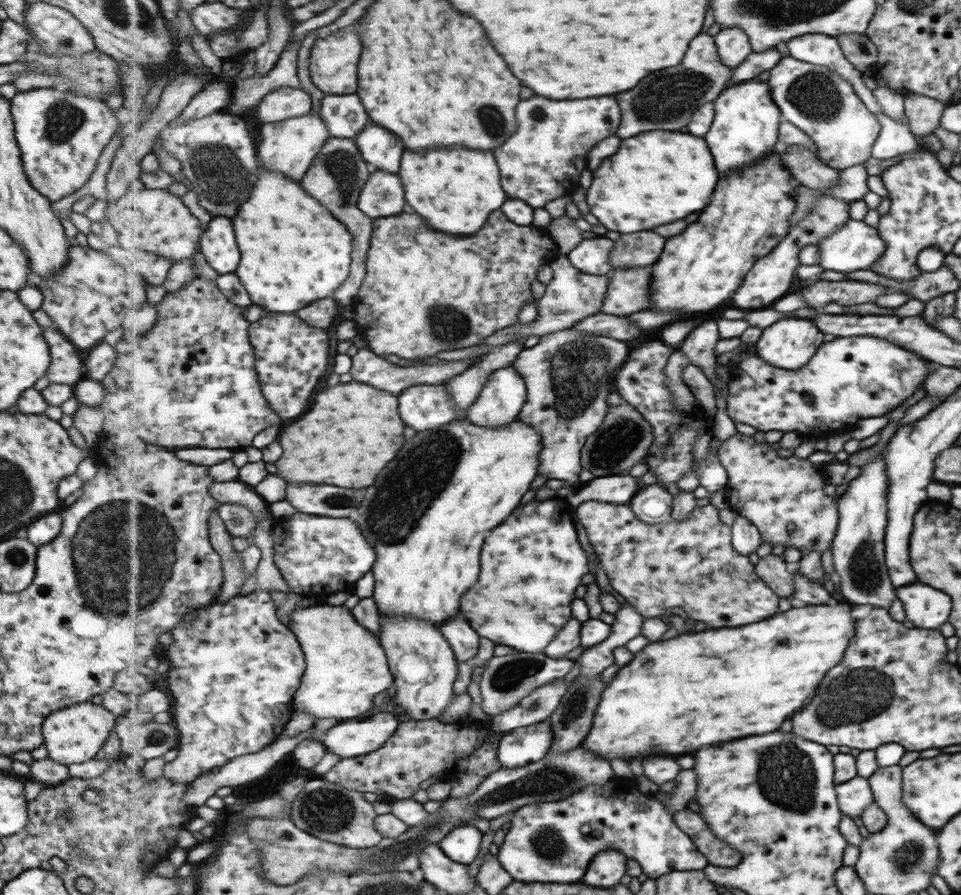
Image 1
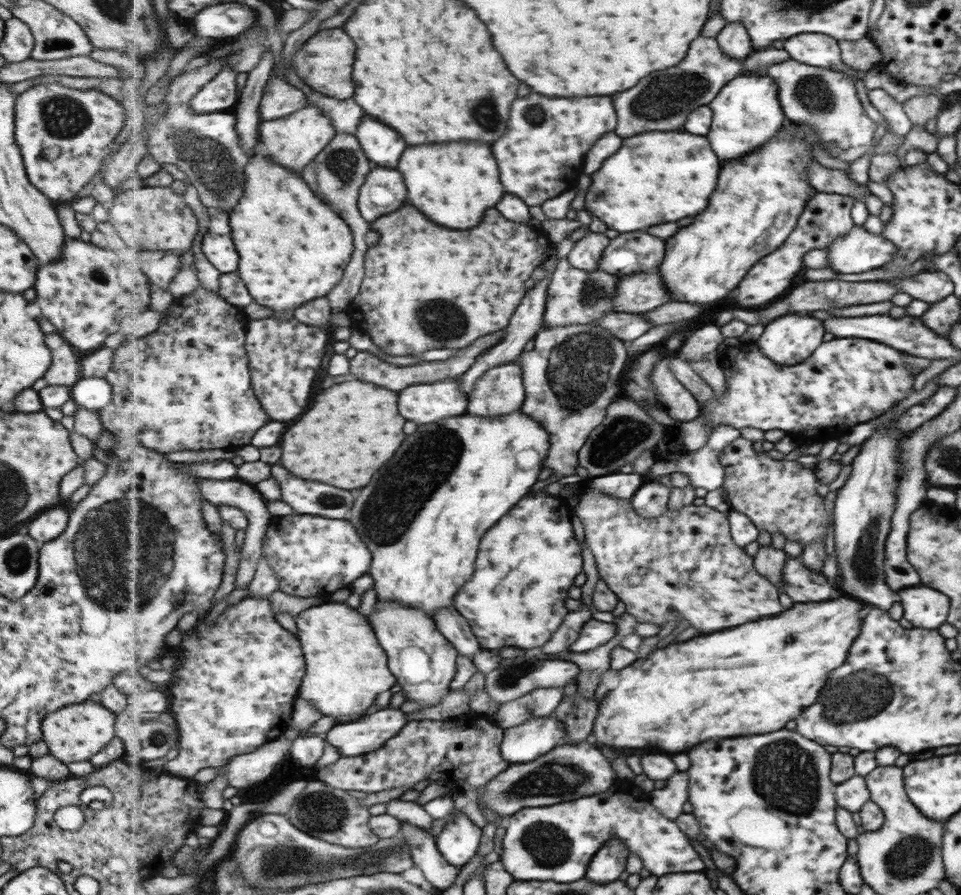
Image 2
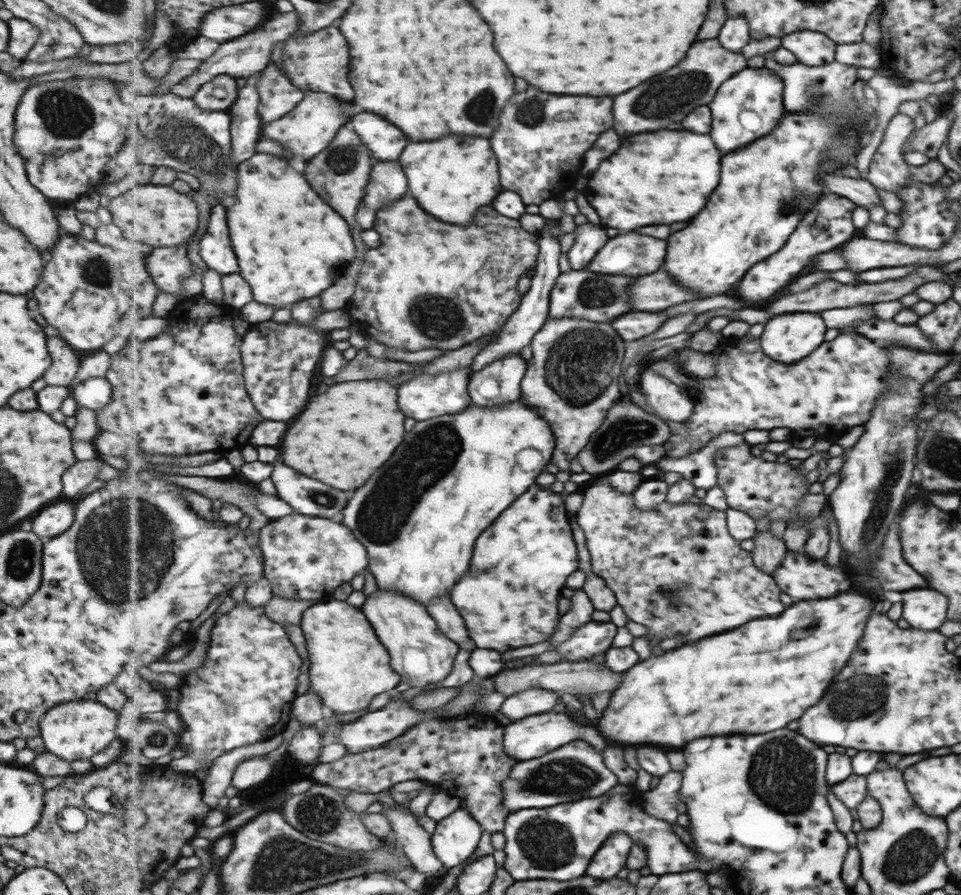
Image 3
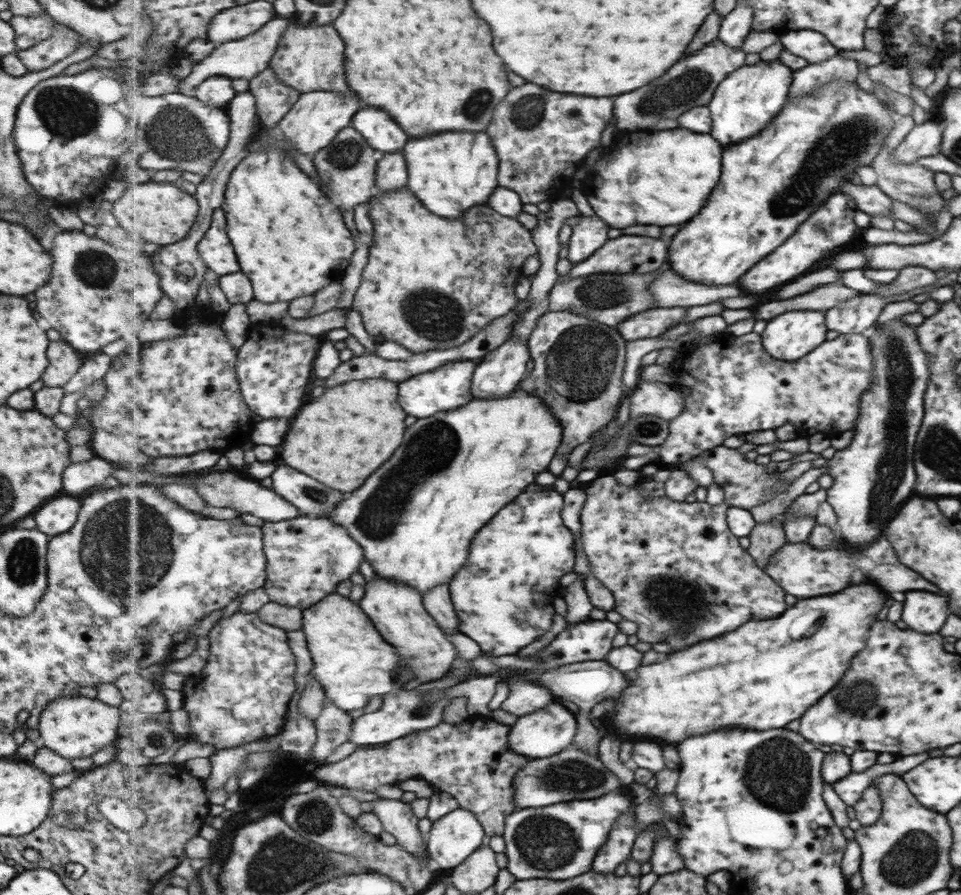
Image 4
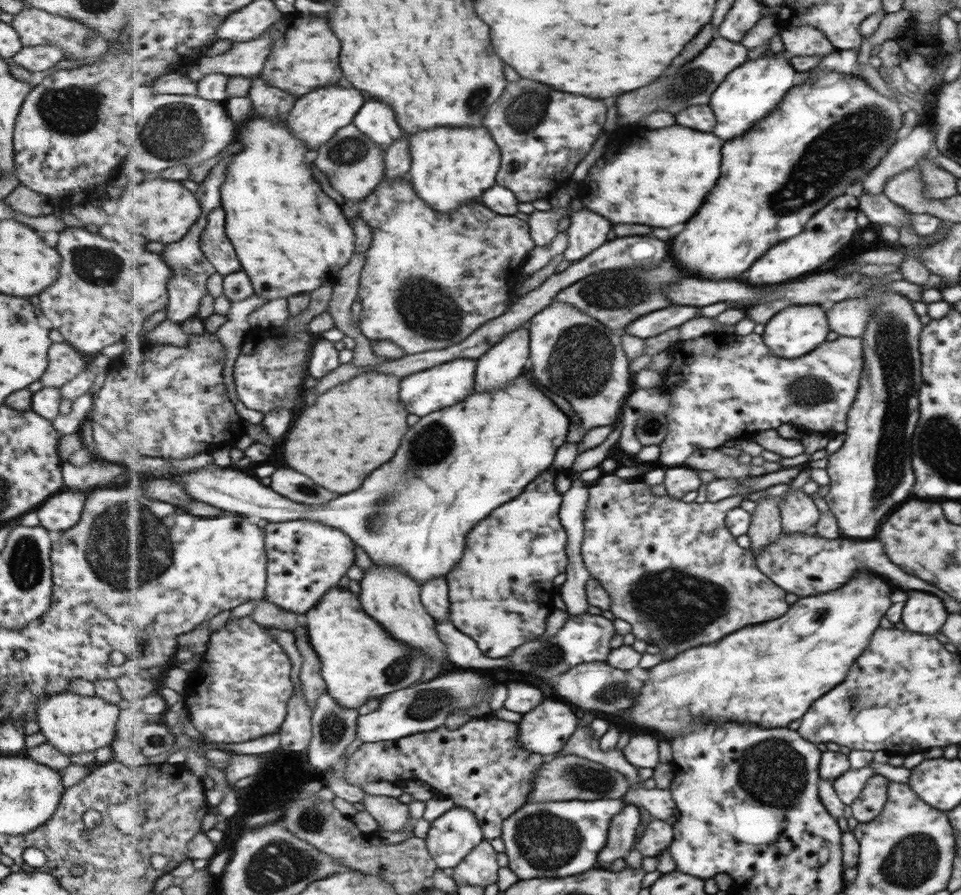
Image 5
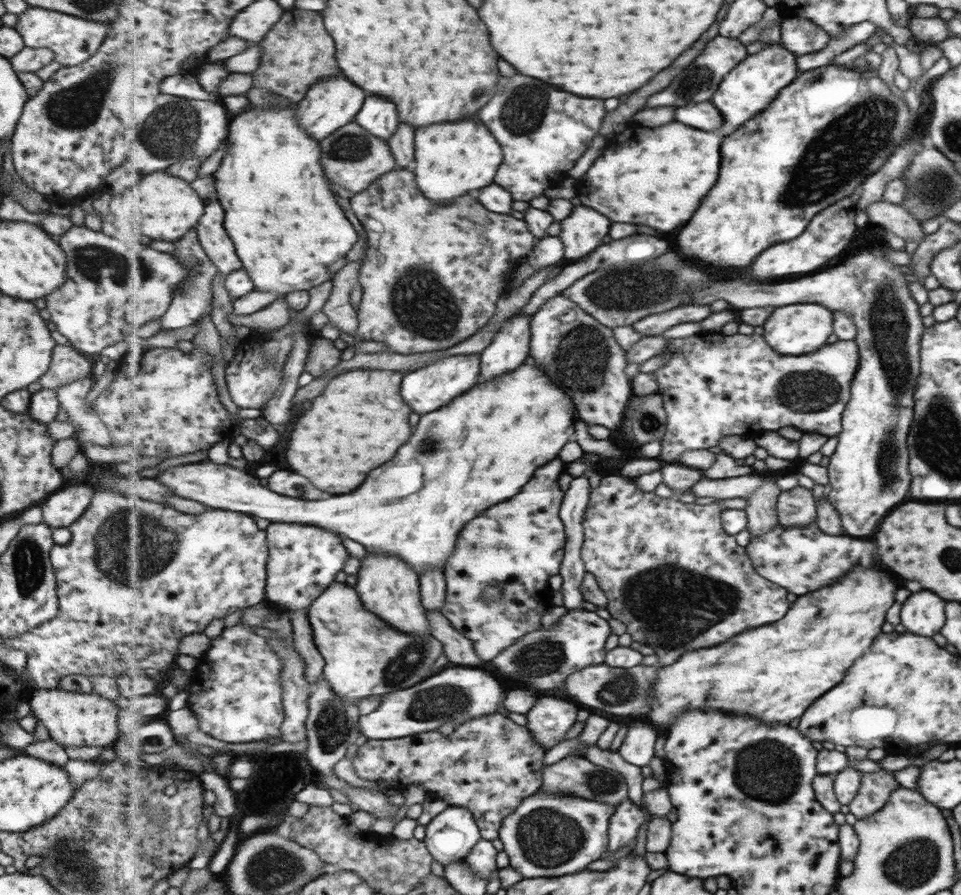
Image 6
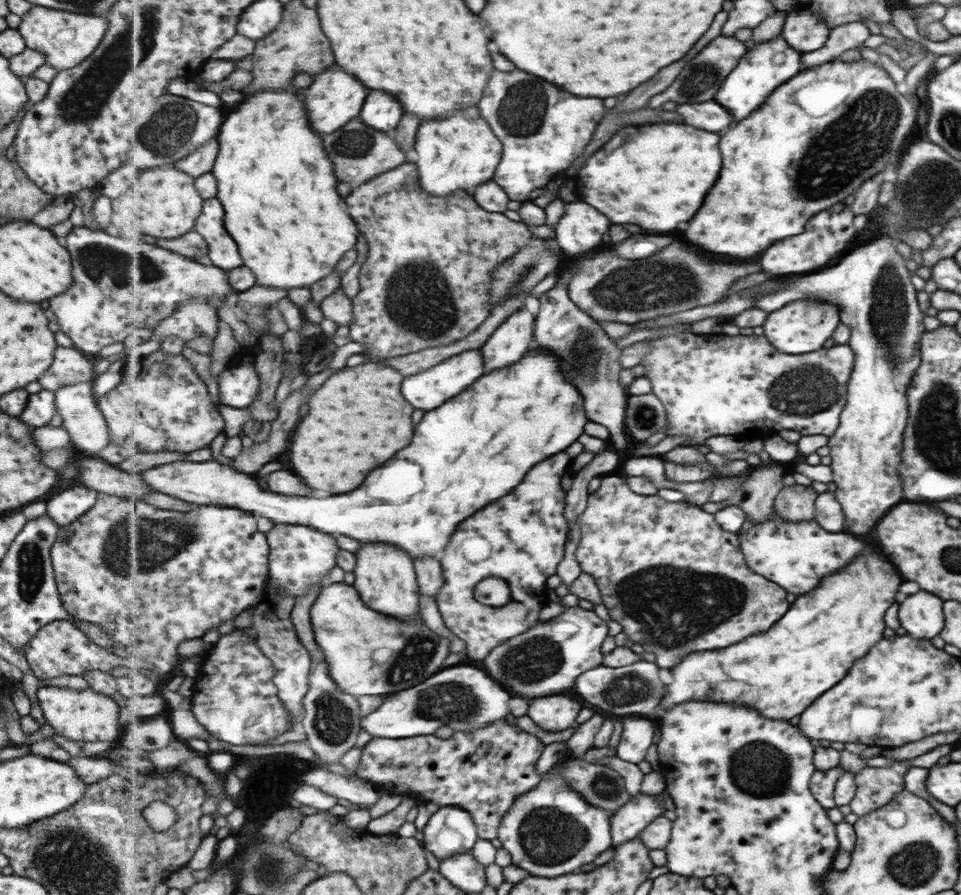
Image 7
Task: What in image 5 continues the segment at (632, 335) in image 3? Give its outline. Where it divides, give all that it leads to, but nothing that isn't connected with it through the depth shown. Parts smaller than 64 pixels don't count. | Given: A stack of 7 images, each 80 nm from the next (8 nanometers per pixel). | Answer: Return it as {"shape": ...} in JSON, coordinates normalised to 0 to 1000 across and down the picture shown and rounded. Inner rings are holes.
{"shape":[[[698,342],[694,346],[686,346],[664,355],[652,364],[649,370],[668,379],[686,375],[694,369],[704,366],[721,355],[729,353],[729,344],[723,342]]]}

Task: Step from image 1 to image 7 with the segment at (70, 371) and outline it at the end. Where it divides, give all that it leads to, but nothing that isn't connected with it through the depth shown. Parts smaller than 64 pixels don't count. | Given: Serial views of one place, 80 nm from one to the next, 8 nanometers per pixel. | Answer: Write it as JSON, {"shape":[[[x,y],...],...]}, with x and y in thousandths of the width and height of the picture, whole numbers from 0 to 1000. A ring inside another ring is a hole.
{"shape":[[[59,387],[55,396],[55,407],[39,427],[43,429],[45,436],[56,438],[63,431],[95,427],[102,412],[103,410],[98,410],[80,389]]]}

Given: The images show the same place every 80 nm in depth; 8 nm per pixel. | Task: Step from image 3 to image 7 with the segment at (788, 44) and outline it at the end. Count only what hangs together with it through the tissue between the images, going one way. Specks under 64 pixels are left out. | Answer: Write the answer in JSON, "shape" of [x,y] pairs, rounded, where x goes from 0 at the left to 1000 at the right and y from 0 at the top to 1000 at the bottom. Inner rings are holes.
{"shape":[[[829,10],[821,15],[818,20],[814,39],[825,56],[836,60],[854,54],[862,41],[862,36],[863,29],[850,15],[840,10]]]}

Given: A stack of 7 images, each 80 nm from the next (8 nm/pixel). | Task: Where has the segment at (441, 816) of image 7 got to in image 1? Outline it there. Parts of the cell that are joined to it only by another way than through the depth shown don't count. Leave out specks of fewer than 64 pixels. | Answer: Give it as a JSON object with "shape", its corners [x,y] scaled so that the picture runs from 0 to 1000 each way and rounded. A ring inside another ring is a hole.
{"shape":[[[478,922],[458,941],[461,952],[478,965],[490,965],[501,947],[503,930],[492,922]]]}

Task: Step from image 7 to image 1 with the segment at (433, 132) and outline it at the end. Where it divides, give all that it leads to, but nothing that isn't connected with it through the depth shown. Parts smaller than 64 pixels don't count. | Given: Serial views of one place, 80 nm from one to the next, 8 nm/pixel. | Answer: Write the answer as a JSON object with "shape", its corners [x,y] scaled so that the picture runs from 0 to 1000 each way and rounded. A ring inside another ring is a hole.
{"shape":[[[457,165],[421,170],[417,192],[424,212],[424,226],[438,239],[446,253],[467,261],[498,259],[513,235],[519,235],[530,223],[521,208],[521,194],[513,170],[486,165]]]}

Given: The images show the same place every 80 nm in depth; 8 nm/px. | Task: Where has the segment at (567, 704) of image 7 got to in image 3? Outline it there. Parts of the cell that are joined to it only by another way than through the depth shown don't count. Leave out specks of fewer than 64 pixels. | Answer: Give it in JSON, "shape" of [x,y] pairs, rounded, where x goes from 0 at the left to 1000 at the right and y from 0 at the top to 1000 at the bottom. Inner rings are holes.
{"shape":[[[578,791],[567,798],[553,799],[548,802],[532,807],[527,812],[524,825],[525,840],[539,850],[554,849],[567,845],[596,827],[607,827],[615,831],[620,838],[626,838],[630,830],[622,821],[622,818],[616,812],[602,811],[590,800],[585,791]]]}

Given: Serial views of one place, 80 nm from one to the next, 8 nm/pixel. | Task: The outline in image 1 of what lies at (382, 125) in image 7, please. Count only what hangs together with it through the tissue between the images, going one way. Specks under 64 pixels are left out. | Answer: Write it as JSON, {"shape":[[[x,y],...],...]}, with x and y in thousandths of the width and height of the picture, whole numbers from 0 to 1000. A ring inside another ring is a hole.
{"shape":[[[388,136],[369,156],[380,181],[389,190],[415,192],[421,161],[413,150]]]}

